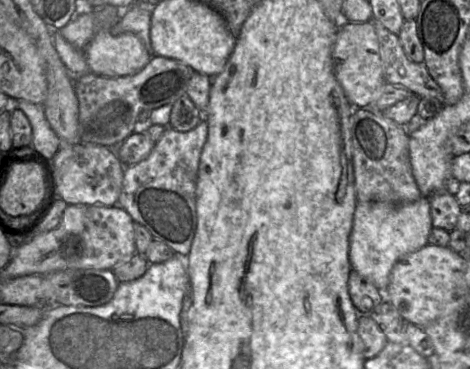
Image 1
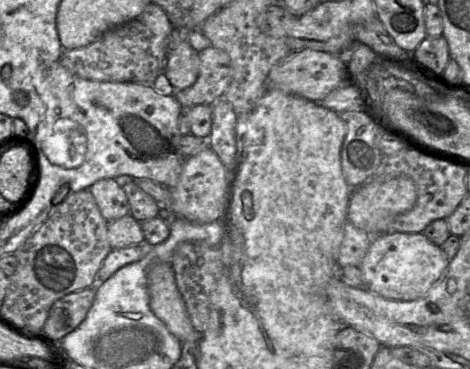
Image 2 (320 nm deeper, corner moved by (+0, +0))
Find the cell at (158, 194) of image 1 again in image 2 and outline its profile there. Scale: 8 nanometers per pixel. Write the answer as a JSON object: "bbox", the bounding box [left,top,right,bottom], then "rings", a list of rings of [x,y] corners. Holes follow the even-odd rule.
{"bbox":[170,147,231,223],"rings":[[[207,147],[195,156],[185,158],[177,185],[171,191],[170,209],[174,216],[200,223],[223,221],[231,202],[231,173],[216,153]]]}

